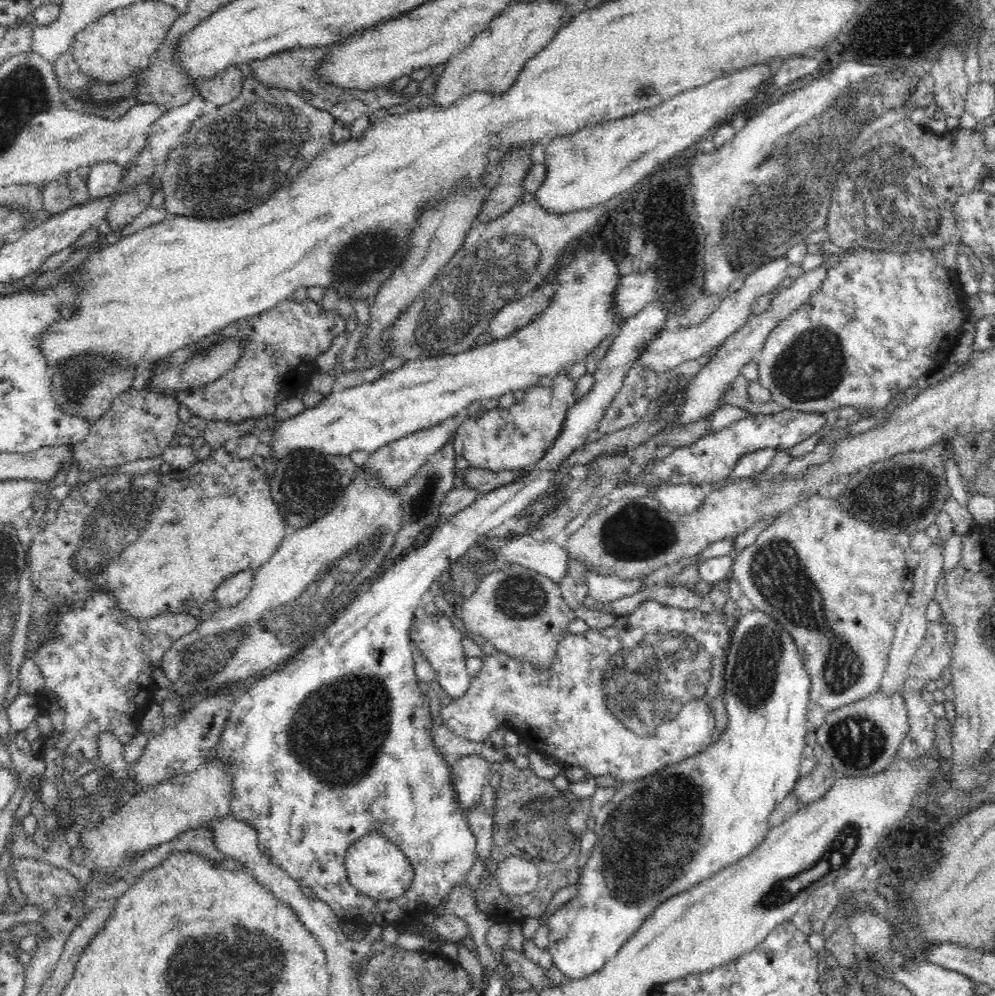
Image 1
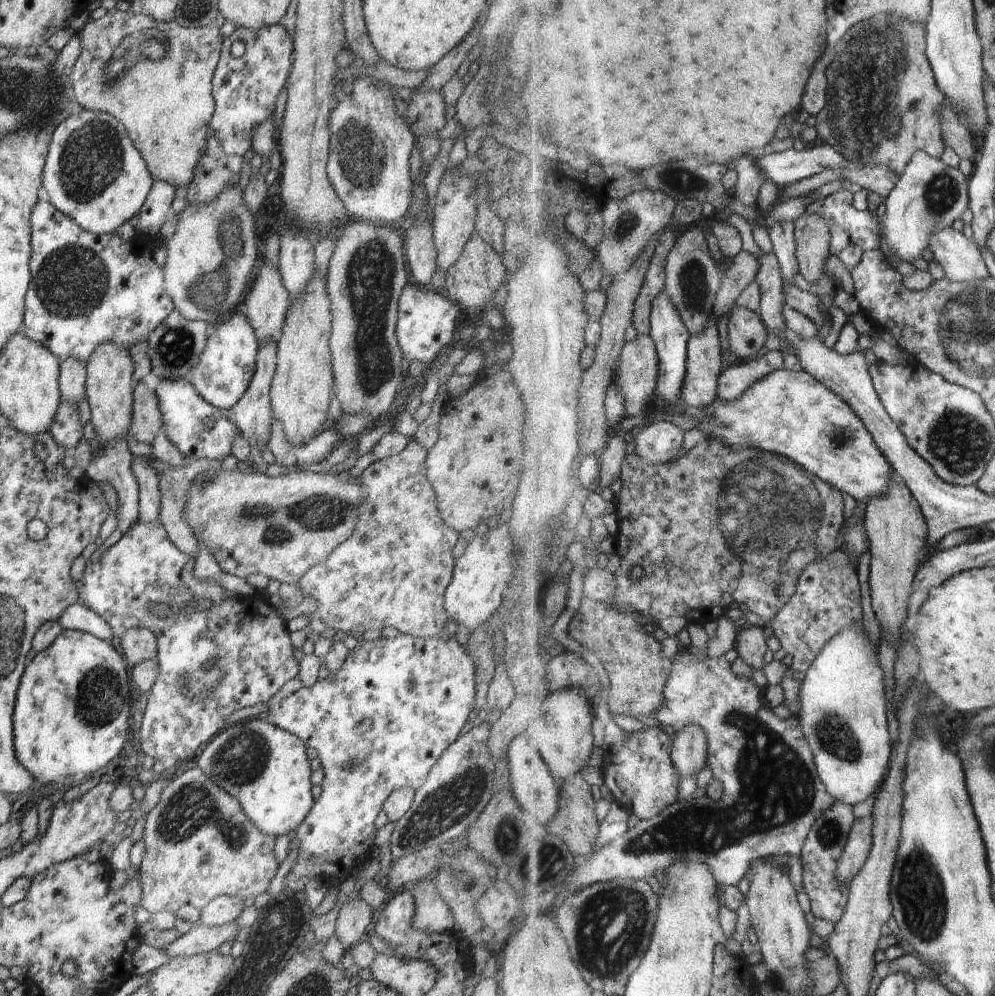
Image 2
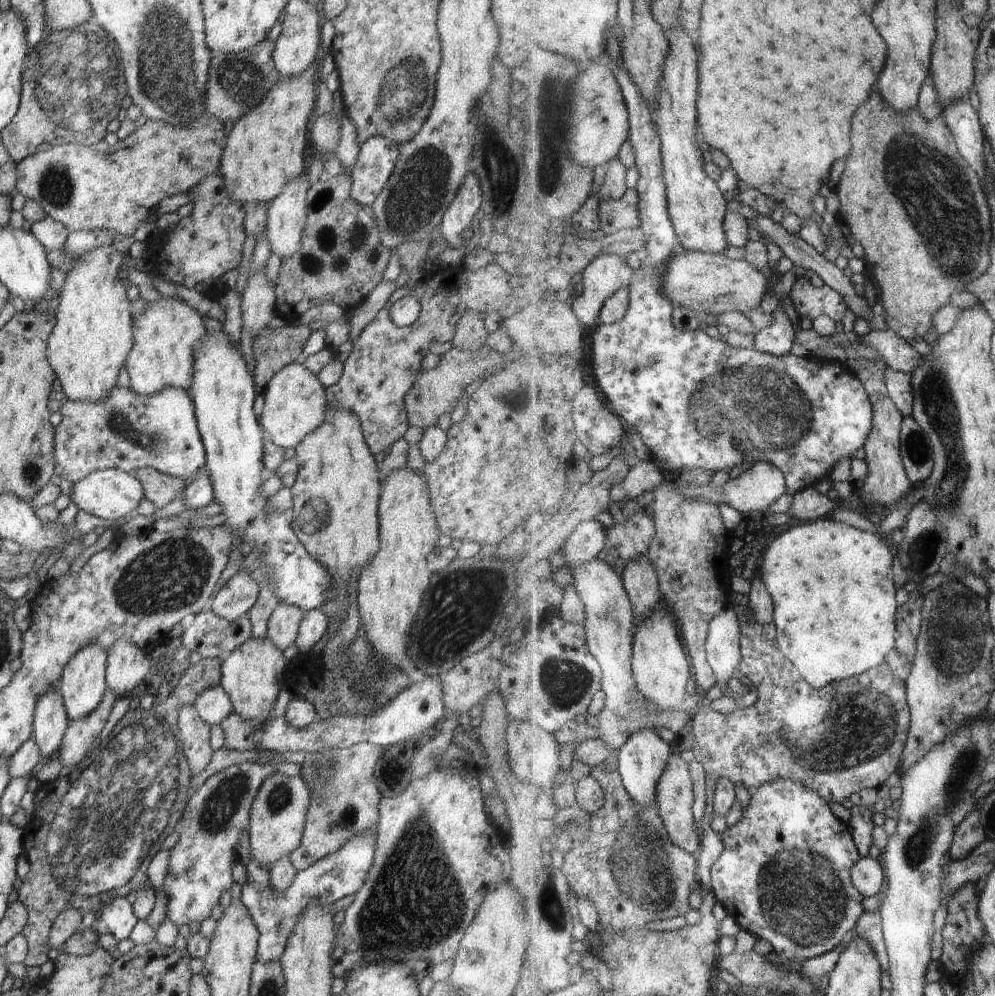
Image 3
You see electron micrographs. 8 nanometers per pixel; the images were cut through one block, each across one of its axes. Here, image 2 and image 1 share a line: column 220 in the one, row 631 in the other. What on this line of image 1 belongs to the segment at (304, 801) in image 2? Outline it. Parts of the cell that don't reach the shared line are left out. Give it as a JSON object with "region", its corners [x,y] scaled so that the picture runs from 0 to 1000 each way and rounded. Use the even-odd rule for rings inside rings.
{"region":[[[758,611],[757,613],[742,613],[742,626],[737,631],[736,643],[732,652],[732,661],[729,669],[729,692],[727,704],[732,716],[732,727],[729,734],[725,735],[720,746],[715,748],[704,757],[697,758],[669,769],[667,772],[653,777],[651,780],[635,784],[626,790],[622,790],[613,804],[598,815],[598,830],[595,832],[600,839],[600,846],[595,852],[592,862],[585,868],[583,873],[582,886],[580,887],[581,897],[571,906],[565,908],[561,914],[550,924],[552,933],[552,948],[550,954],[555,960],[556,971],[569,982],[587,983],[602,976],[609,967],[626,951],[626,948],[643,932],[643,929],[653,920],[653,917],[664,907],[681,898],[691,894],[694,890],[702,888],[709,882],[714,882],[729,869],[734,869],[742,865],[745,861],[751,860],[756,853],[771,840],[772,834],[776,829],[772,827],[772,820],[778,810],[784,807],[790,799],[797,795],[800,782],[806,765],[806,755],[810,747],[811,723],[810,713],[814,704],[814,678],[808,670],[806,658],[792,635],[784,631],[782,624],[774,617]]]}

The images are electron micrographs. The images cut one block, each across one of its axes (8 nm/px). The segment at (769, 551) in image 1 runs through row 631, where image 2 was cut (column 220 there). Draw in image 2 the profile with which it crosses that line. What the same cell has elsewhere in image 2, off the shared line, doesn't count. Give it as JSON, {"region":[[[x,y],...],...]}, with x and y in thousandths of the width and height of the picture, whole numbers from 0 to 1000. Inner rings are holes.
{"region":[[[201,771],[185,775],[164,793],[158,809],[147,819],[144,843],[147,854],[141,869],[144,893],[142,910],[152,918],[159,916],[176,918],[186,909],[201,915],[216,901],[222,899],[243,904],[252,900],[267,899],[267,894],[281,869],[275,860],[276,842],[261,835],[249,823],[239,803],[227,797]]]}

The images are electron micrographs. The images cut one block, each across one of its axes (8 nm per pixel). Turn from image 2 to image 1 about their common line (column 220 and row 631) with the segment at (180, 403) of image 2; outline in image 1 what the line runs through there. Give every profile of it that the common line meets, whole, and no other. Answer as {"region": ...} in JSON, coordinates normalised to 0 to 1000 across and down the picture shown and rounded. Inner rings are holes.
{"region":[[[445,615],[435,619],[427,618],[423,626],[418,626],[416,631],[412,633],[411,638],[413,646],[418,648],[420,656],[430,662],[434,673],[438,675],[442,691],[456,702],[468,697],[473,688],[474,680],[468,672],[469,660],[466,658],[466,651],[464,650],[465,637],[457,631],[452,621]]]}

